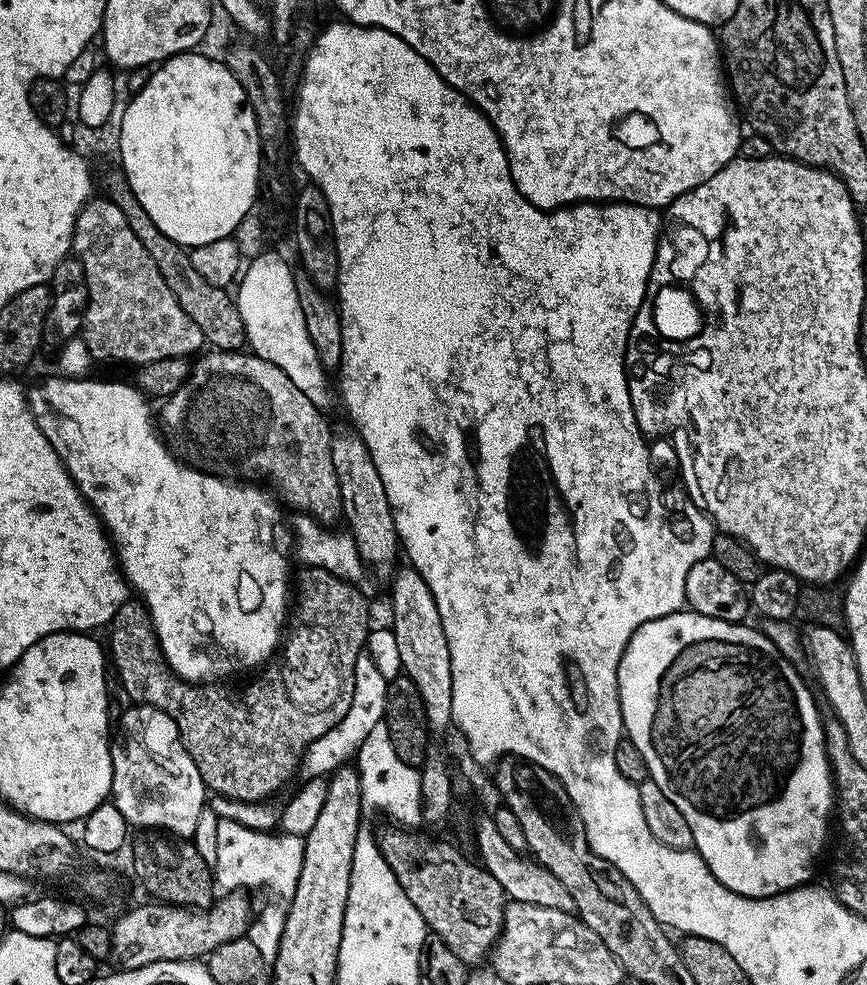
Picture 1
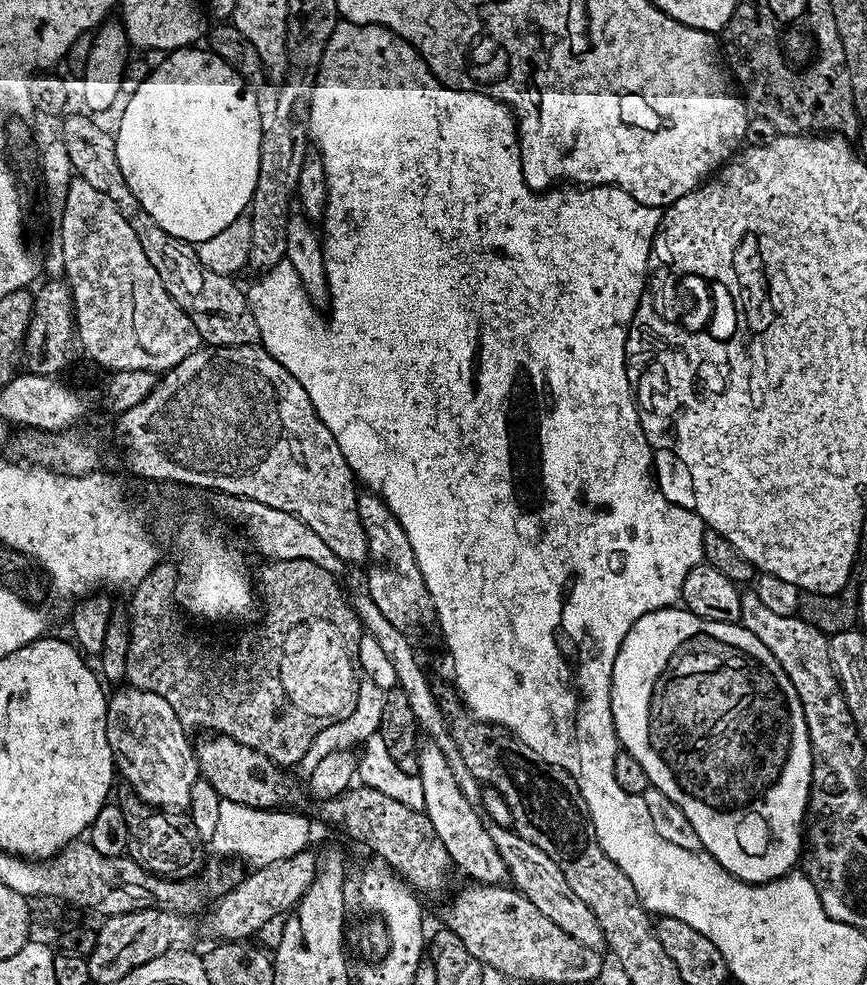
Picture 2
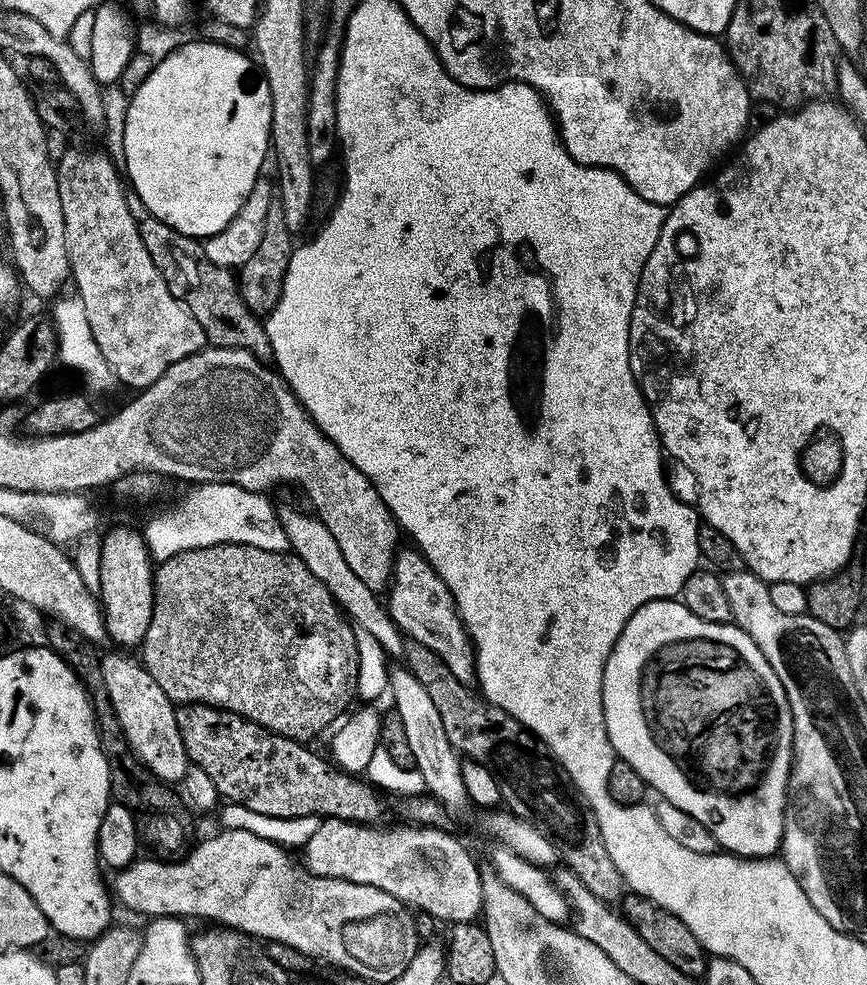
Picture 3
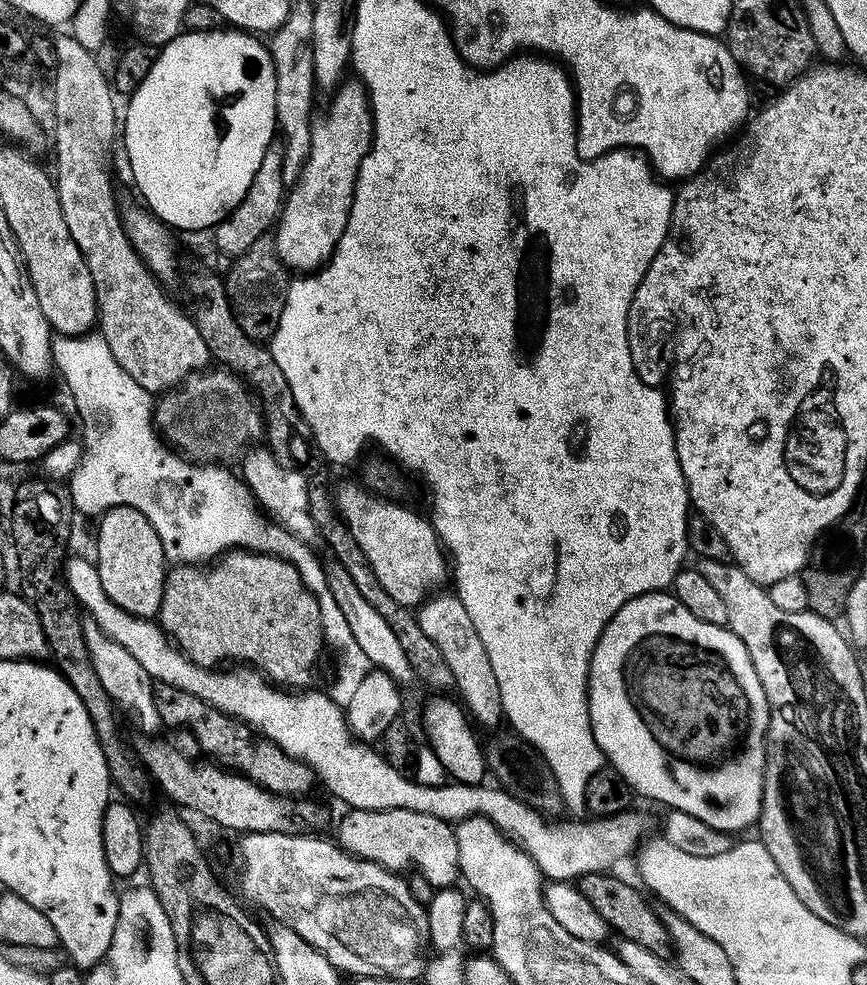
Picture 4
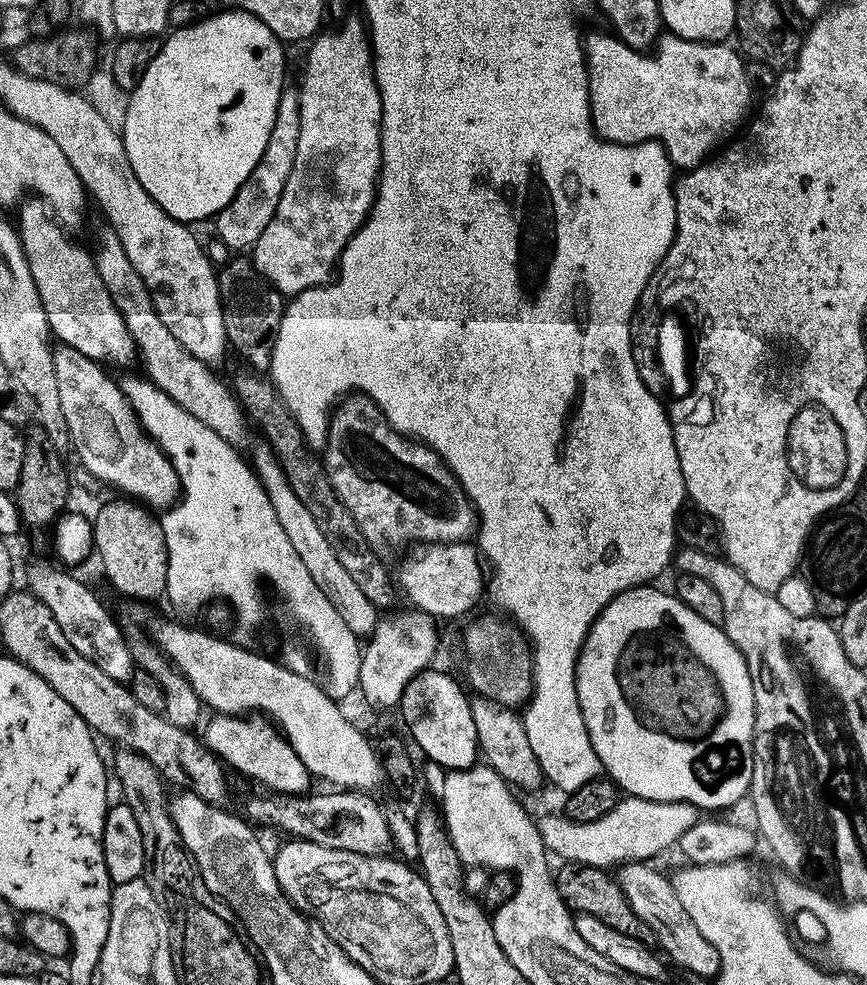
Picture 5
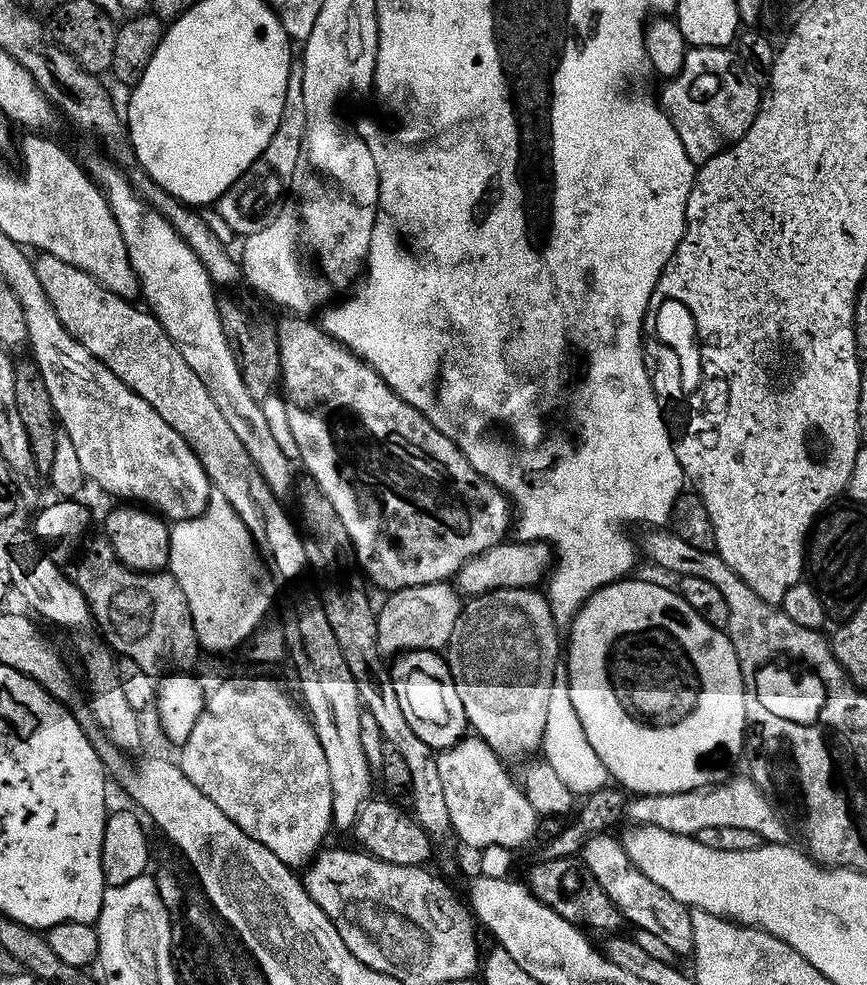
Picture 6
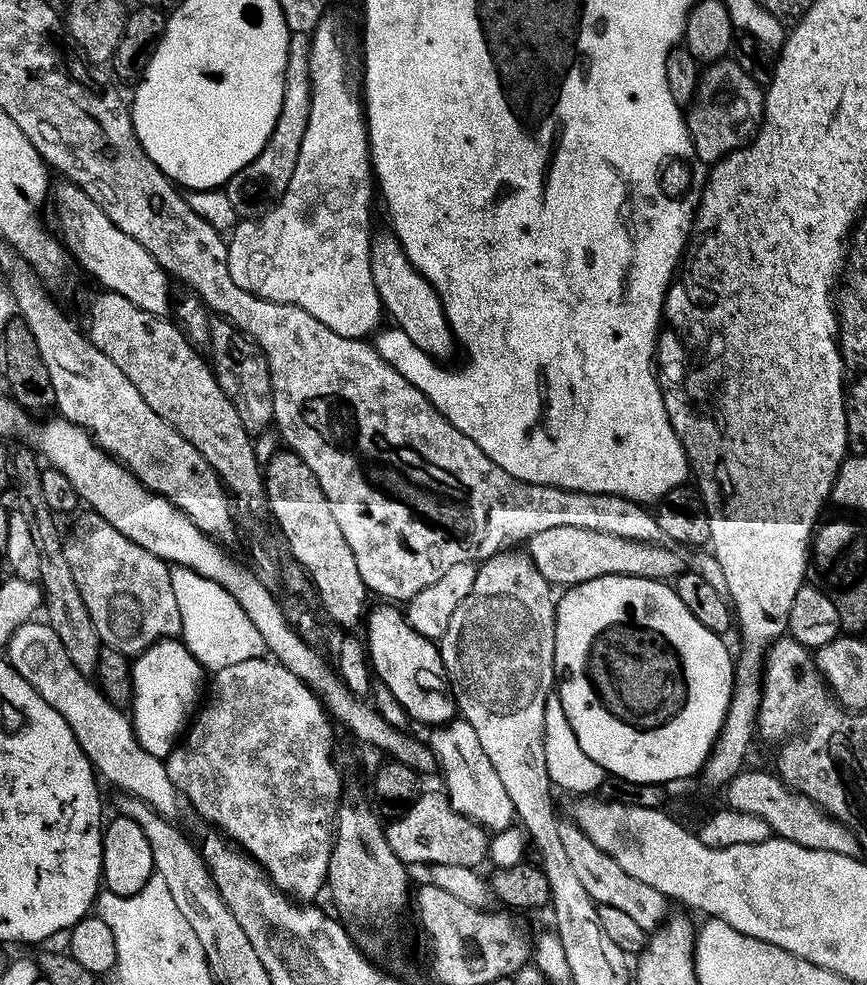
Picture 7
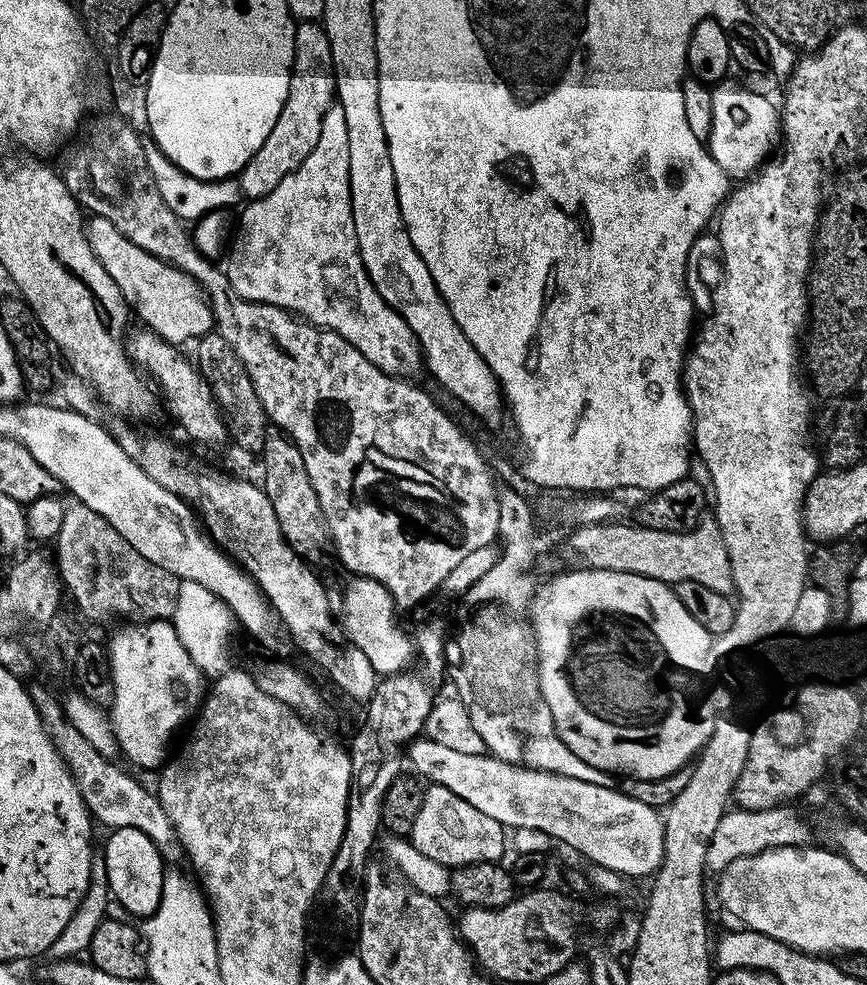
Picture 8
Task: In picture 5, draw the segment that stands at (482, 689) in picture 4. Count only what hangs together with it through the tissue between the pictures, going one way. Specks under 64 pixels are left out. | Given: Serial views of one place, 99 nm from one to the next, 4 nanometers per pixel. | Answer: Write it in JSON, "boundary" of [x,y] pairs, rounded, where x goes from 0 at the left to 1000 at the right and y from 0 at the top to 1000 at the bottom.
{"boundary":[[[549,709],[544,711],[544,728],[551,763],[559,777],[596,801],[629,799],[627,783],[616,761],[611,761],[611,749],[607,749],[604,732],[592,720],[571,715],[567,711]]]}

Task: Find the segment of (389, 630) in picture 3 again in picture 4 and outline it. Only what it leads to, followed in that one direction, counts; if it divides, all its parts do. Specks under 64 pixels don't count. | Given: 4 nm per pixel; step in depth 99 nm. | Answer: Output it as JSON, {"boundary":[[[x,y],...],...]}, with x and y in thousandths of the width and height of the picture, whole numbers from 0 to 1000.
{"boundary":[[[295,454],[300,455],[293,456],[287,463],[285,460],[279,467],[279,472],[281,471],[281,483],[279,482],[279,487],[292,509],[317,531],[329,536],[336,544],[341,544],[344,547],[354,550],[362,549],[362,546],[366,547],[367,537],[362,526],[358,522],[358,508],[355,506],[358,489],[352,486],[347,479],[339,479],[333,475],[325,474],[315,465],[314,460],[309,458],[308,454]]]}

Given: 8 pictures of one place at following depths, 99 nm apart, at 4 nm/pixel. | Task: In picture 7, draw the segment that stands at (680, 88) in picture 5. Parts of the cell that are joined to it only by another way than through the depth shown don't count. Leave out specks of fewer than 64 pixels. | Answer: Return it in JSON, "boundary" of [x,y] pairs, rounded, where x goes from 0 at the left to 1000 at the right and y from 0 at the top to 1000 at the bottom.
{"boundary":[[[848,60],[828,61],[818,64],[811,70],[807,87],[792,111],[791,121],[794,134],[798,137],[798,143],[800,144],[800,152],[813,168],[820,169],[849,150],[857,150],[872,137],[877,123],[881,120],[881,94],[882,90],[878,88],[869,74],[858,70]]]}

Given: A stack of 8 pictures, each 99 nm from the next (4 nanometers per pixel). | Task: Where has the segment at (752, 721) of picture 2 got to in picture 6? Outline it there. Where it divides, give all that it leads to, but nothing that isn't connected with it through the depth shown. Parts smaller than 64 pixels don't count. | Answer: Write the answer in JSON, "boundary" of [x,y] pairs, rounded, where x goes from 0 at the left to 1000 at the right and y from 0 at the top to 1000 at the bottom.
{"boundary":[[[721,587],[691,597],[681,608],[671,614],[660,626],[653,644],[653,670],[655,666],[655,699],[657,713],[662,713],[662,725],[667,725],[667,733],[671,733],[671,741],[676,741],[676,753],[685,757],[685,765],[694,770],[694,778],[699,778],[702,789],[715,800],[729,806],[753,808],[754,806],[773,806],[774,804],[795,804],[802,800],[820,800],[836,791],[835,768],[854,768],[860,763],[860,709],[858,708],[858,689],[851,676],[851,668],[847,664],[847,656],[840,650],[839,641],[819,636],[791,611],[787,611],[784,602],[774,596],[765,597],[761,593],[751,593],[747,589],[729,589]]]}

